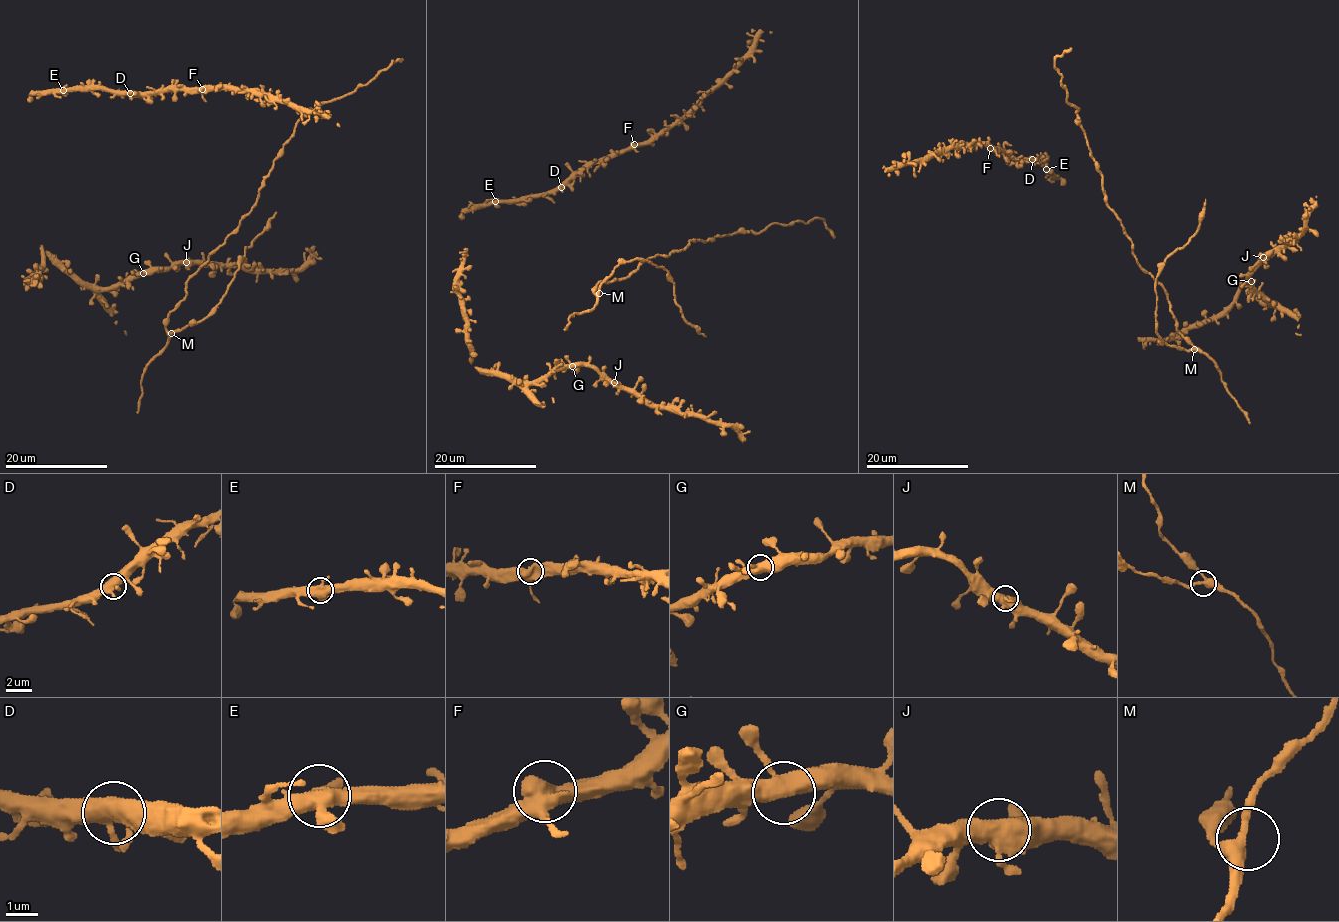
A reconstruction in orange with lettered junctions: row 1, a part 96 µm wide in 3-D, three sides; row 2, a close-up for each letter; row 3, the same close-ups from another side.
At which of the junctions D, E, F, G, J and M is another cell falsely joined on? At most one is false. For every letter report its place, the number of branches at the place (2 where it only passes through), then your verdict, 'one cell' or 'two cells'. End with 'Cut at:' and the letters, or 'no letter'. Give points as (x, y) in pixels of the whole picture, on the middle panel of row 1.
D: at (561, 187); 4 branches meet; one cell
E: at (495, 201); 4 branches meet; one cell
F: at (634, 144); 3 branches meet; one cell
G: at (572, 366); 3 branches meet; one cell
J: at (614, 382); 3 branches meet; one cell
M: at (599, 293); 3 branches meet; one cell
Cut at: no letter

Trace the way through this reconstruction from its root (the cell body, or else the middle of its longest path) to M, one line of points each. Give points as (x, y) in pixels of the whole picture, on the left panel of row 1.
M: (176, 306), (168, 316), (166, 326), (171, 333)

